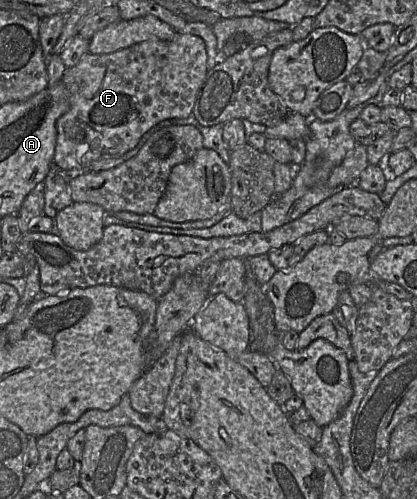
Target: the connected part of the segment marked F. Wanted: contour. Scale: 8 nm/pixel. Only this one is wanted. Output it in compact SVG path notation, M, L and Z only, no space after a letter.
M176 33L170 41L150 39L110 54L83 55L75 66L66 68L61 79L69 92L70 107L56 122L54 163L71 175L89 171L94 161L121 156L133 149L140 138L161 121L189 117L207 71L204 40L185 33Z

